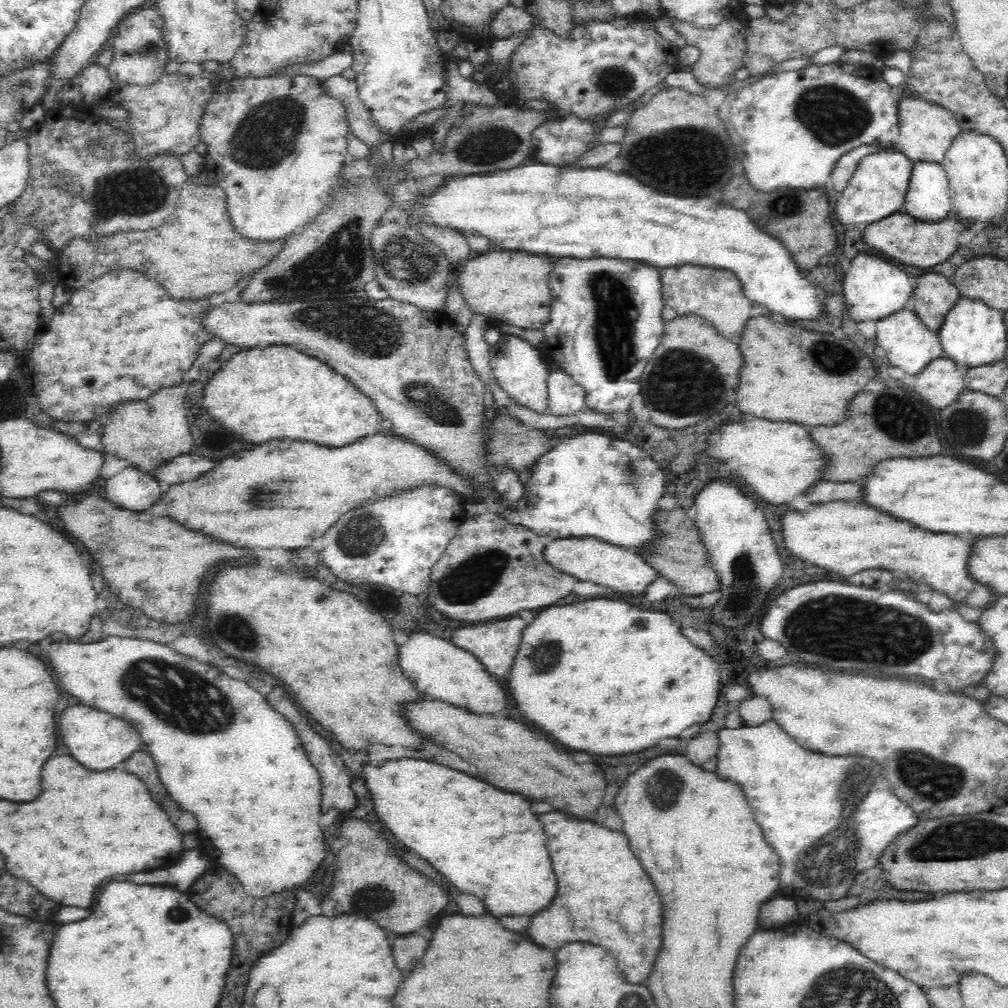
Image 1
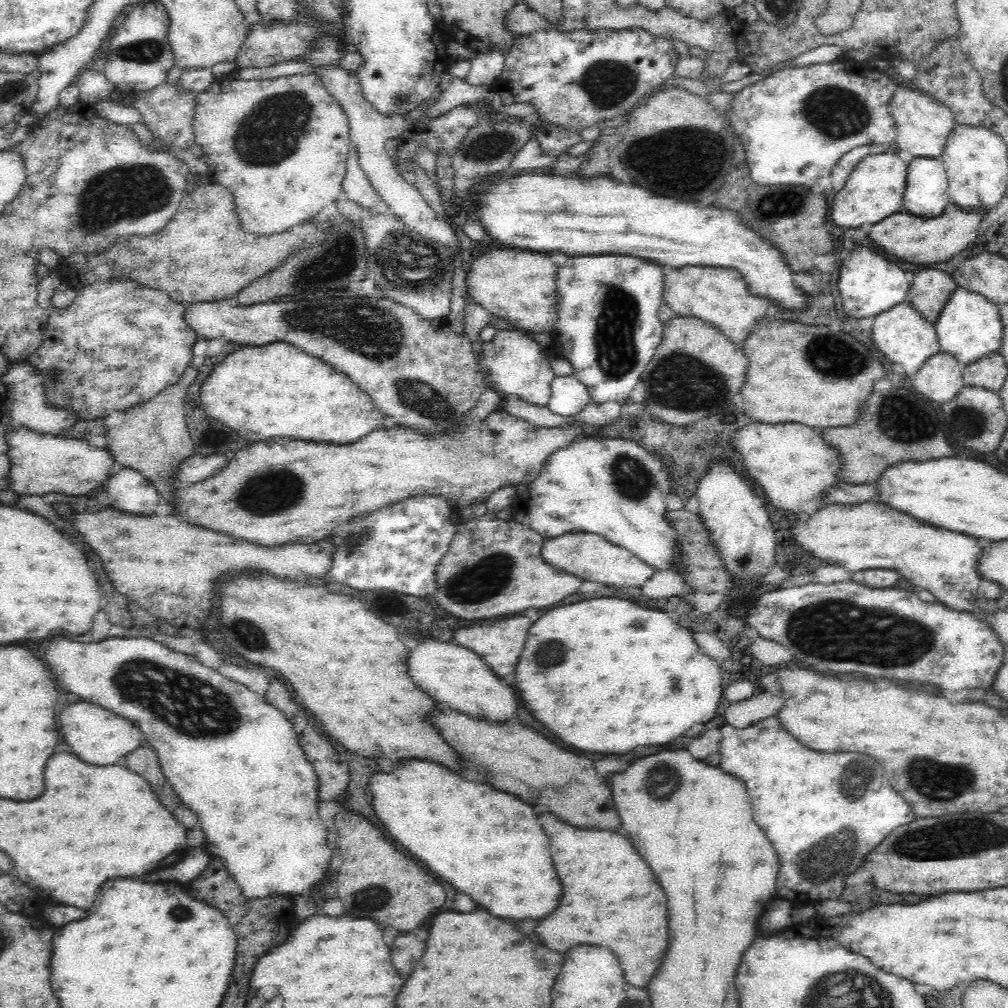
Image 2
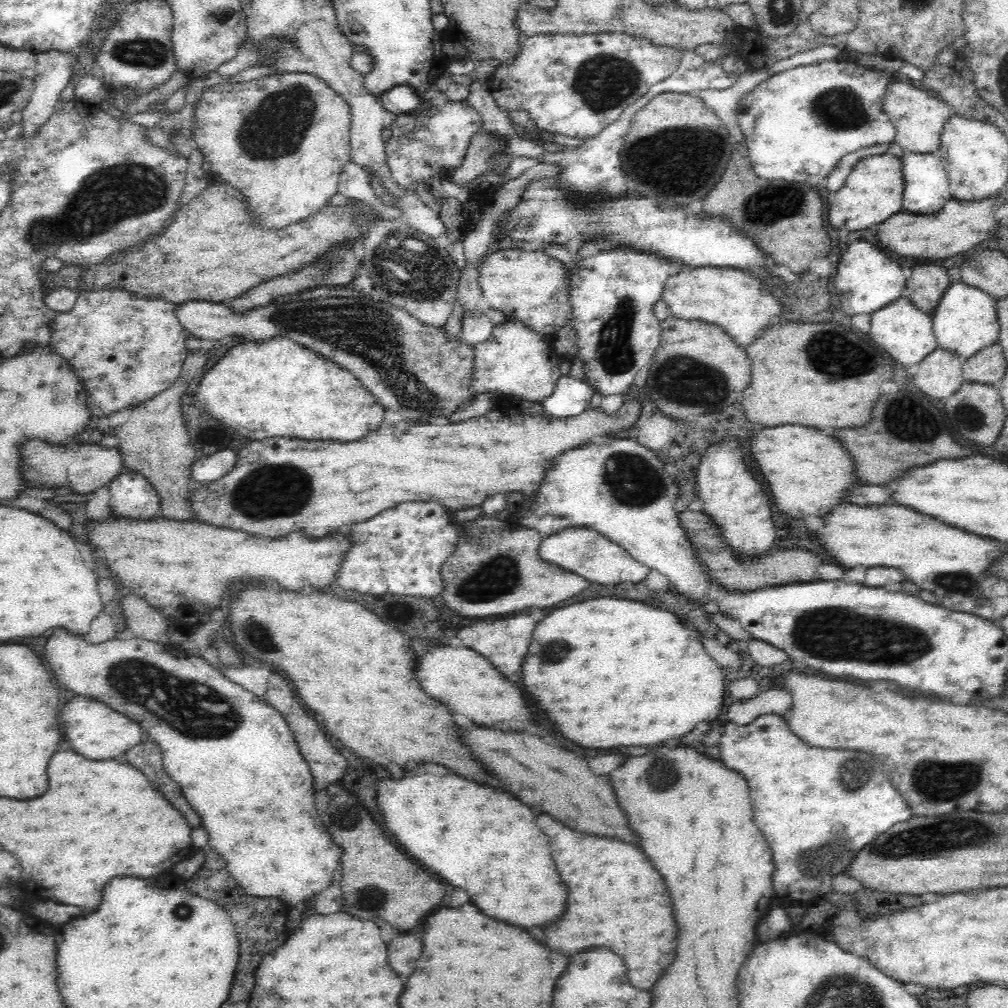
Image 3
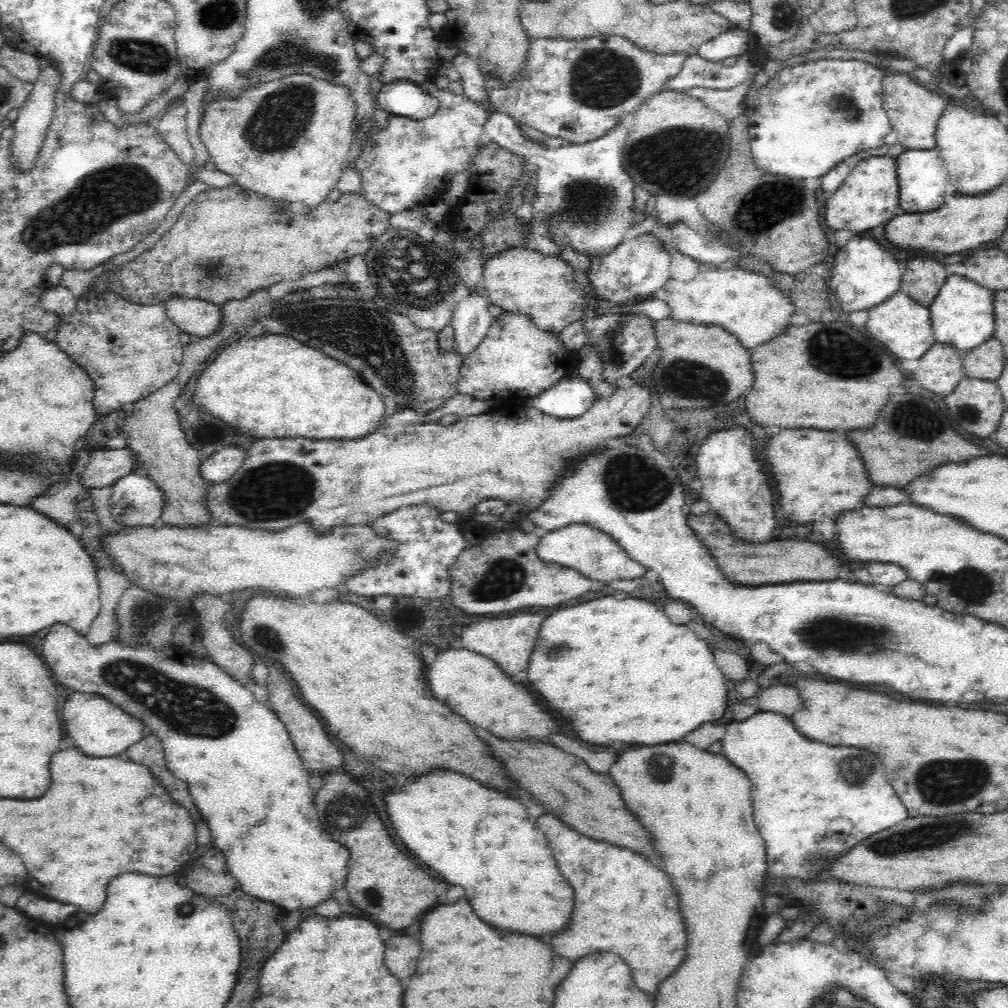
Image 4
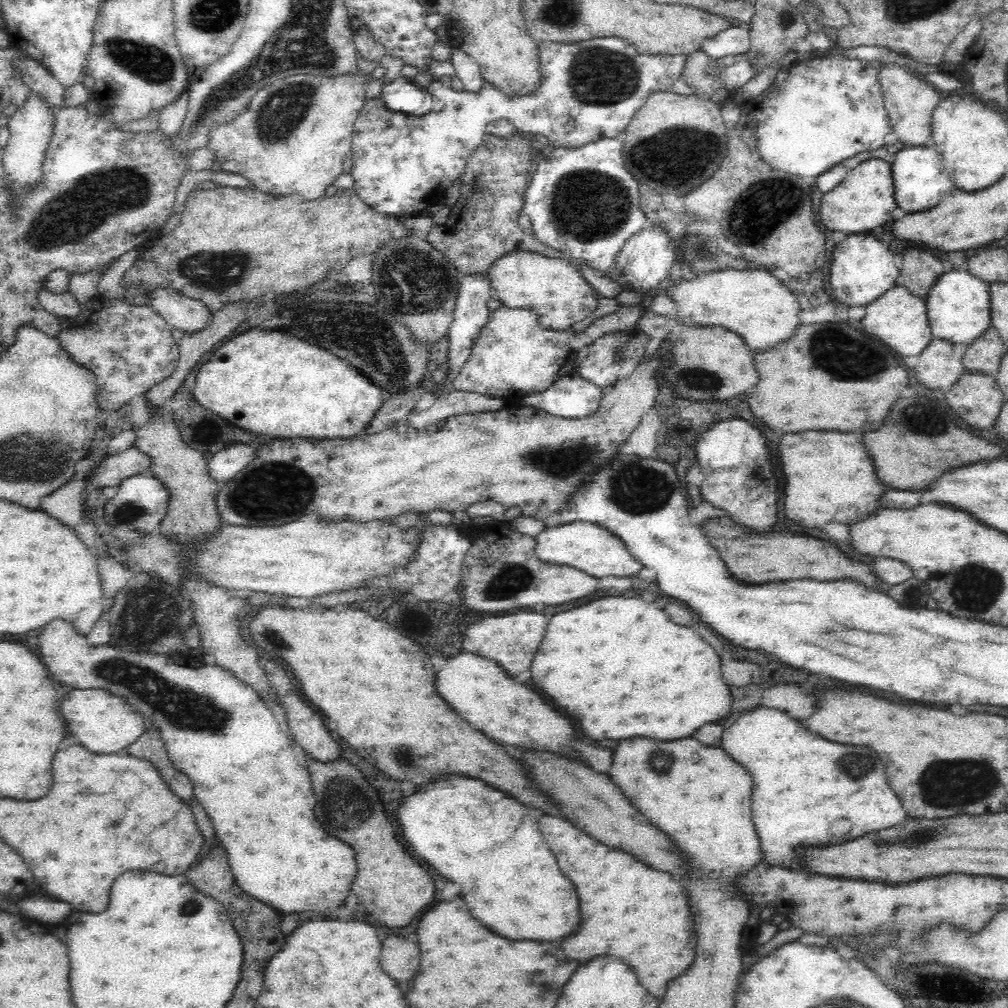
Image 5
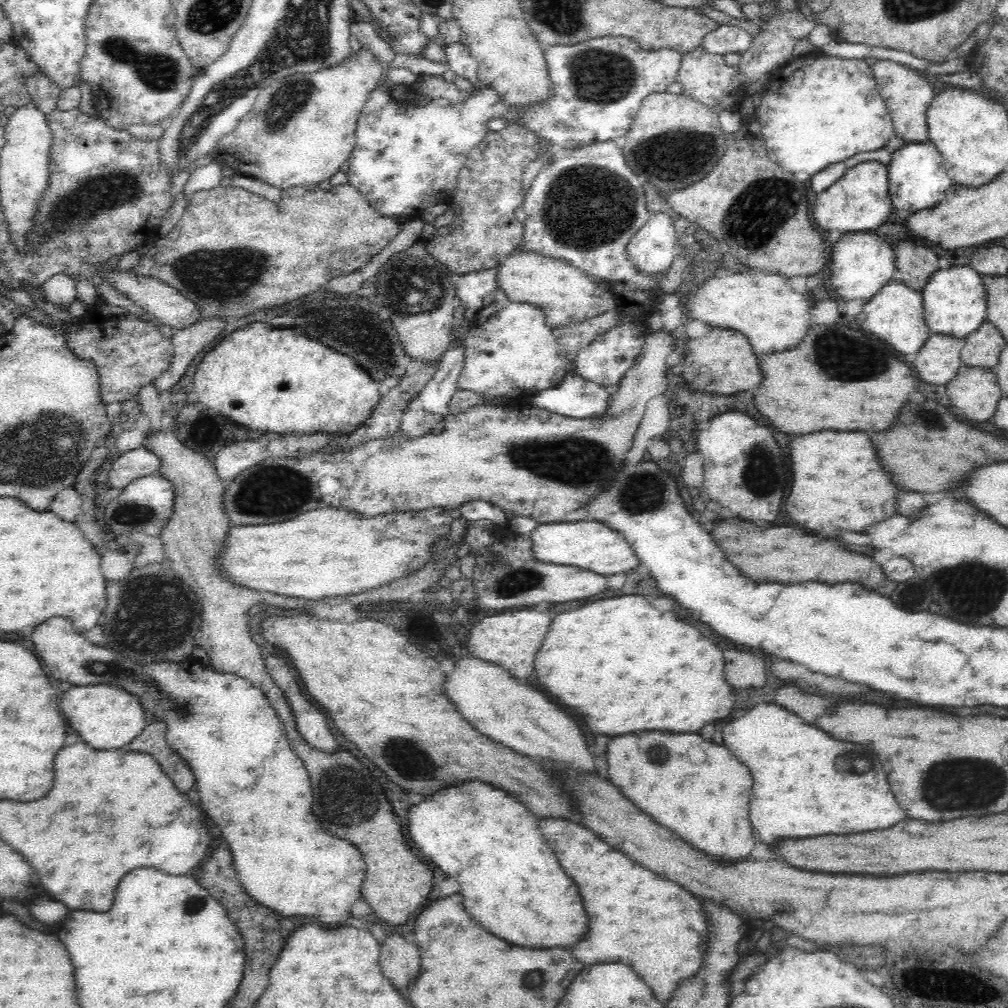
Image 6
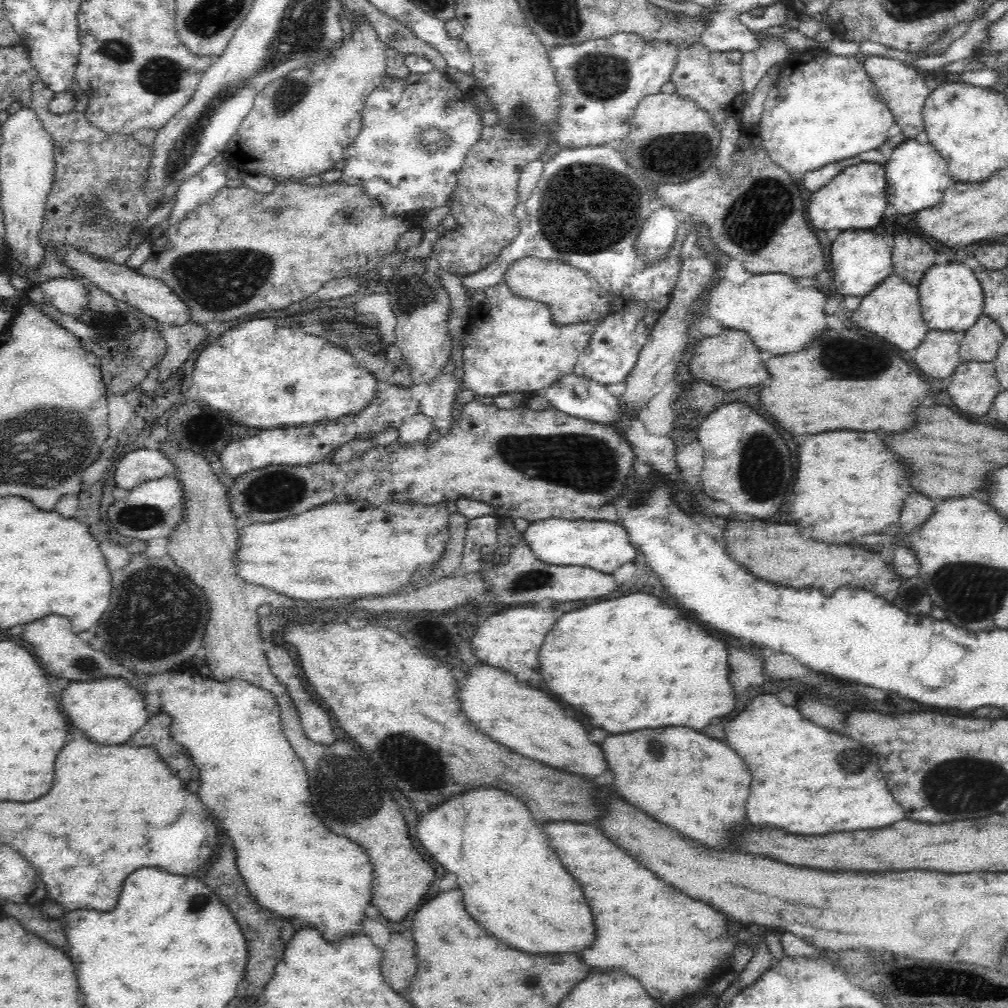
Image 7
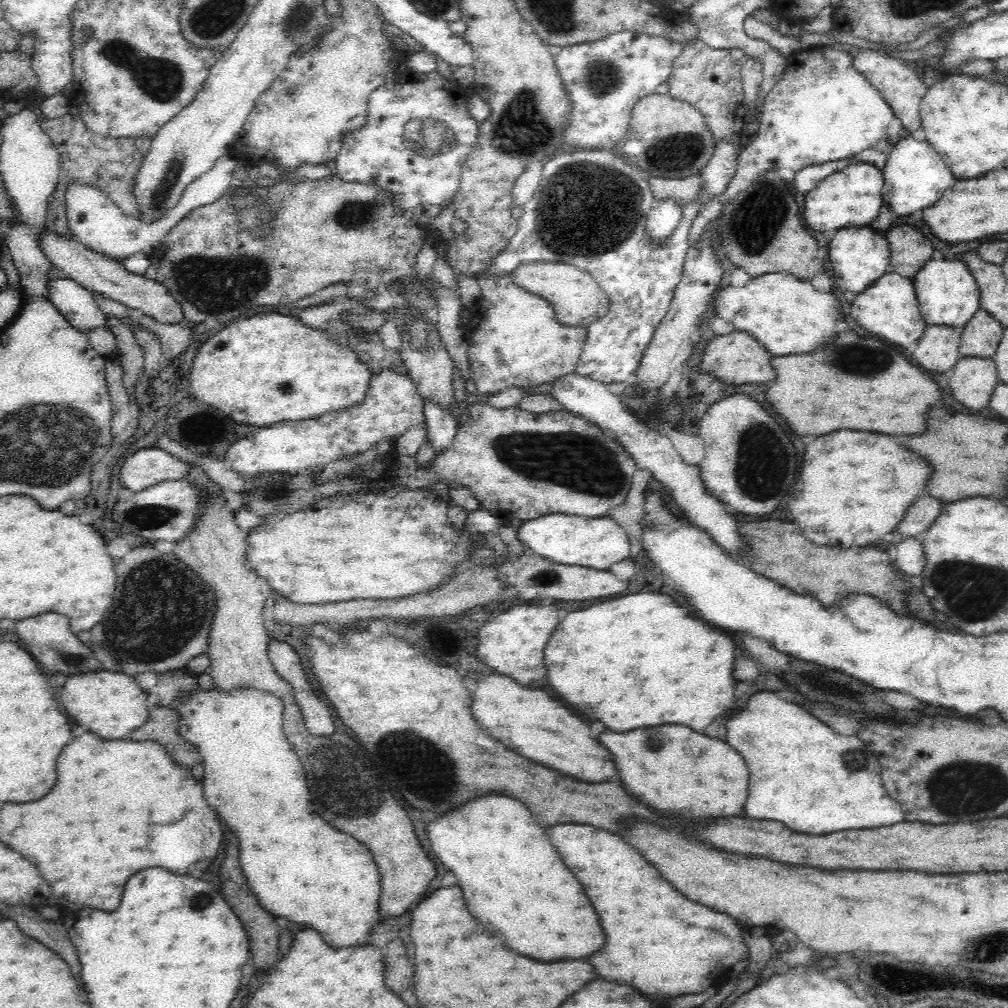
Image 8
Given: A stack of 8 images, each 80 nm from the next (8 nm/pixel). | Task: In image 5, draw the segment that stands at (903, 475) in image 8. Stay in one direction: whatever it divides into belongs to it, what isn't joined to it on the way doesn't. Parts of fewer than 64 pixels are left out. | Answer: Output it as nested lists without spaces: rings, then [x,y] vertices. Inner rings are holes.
[[[814,430],[782,434],[776,444],[776,460],[784,476],[784,512],[800,526],[820,528],[828,522],[848,524],[860,520],[864,514],[878,508],[876,496],[886,490],[876,482],[860,438],[852,434]]]

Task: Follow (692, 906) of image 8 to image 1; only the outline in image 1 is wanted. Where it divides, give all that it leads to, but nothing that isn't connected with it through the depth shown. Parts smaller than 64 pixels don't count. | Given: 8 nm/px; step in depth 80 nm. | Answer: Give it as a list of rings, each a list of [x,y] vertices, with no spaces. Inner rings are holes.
[[[562,812],[542,814],[538,816],[538,820],[542,822],[548,838],[548,852],[556,874],[556,896],[548,908],[530,916],[526,928],[528,938],[534,944],[542,944],[548,948],[560,948],[568,942],[590,942],[602,946],[612,958],[616,958],[628,982],[642,984],[648,978],[656,952],[660,948],[662,922],[658,918],[662,918],[662,910],[660,910],[662,906],[648,876],[644,874],[638,860],[632,856],[628,848],[628,840],[620,832],[604,830],[602,826],[588,822],[588,819],[576,820],[576,817],[566,816]],[[608,922],[614,922],[614,936],[608,936],[608,930],[604,926]]]

